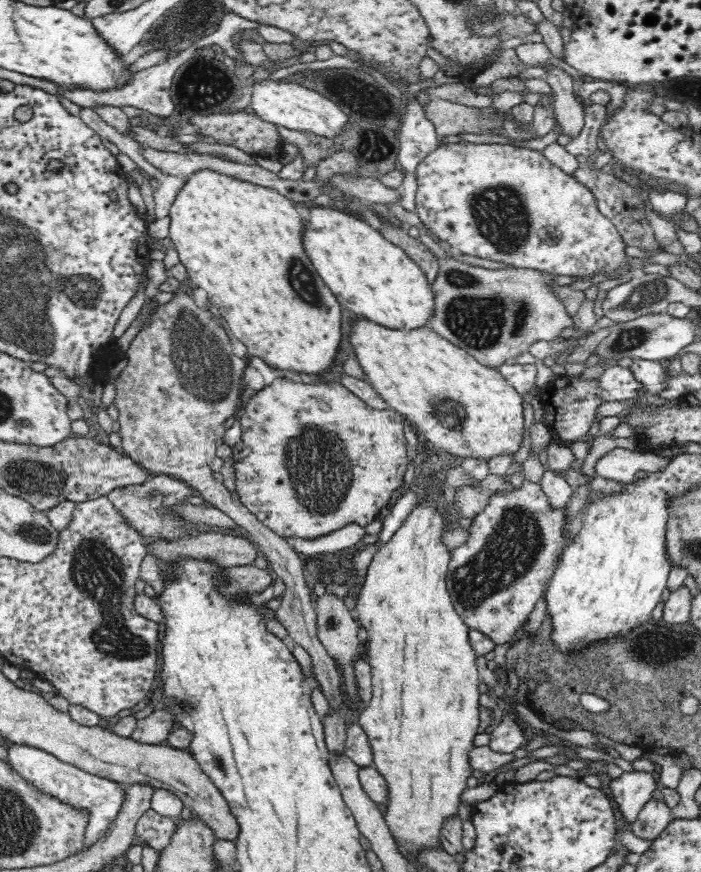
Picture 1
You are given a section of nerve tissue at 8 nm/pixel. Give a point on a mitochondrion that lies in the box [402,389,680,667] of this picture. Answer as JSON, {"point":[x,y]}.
{"point":[513,547]}

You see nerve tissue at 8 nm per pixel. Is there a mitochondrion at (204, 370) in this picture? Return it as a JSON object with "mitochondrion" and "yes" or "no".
{"mitochondrion":"yes"}

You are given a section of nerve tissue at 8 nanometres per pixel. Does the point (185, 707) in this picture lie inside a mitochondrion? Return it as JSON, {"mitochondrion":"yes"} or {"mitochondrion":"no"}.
{"mitochondrion":"yes"}

